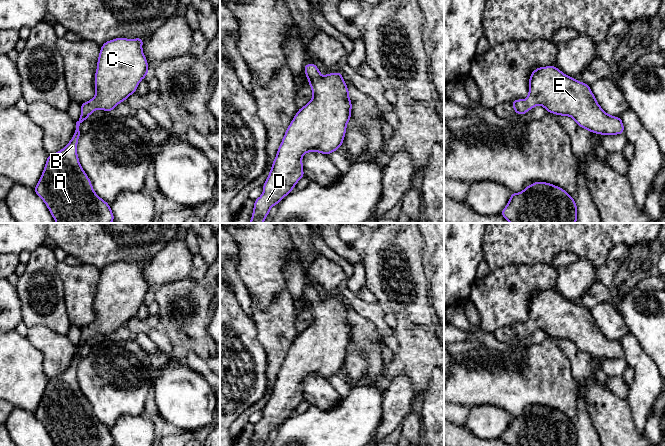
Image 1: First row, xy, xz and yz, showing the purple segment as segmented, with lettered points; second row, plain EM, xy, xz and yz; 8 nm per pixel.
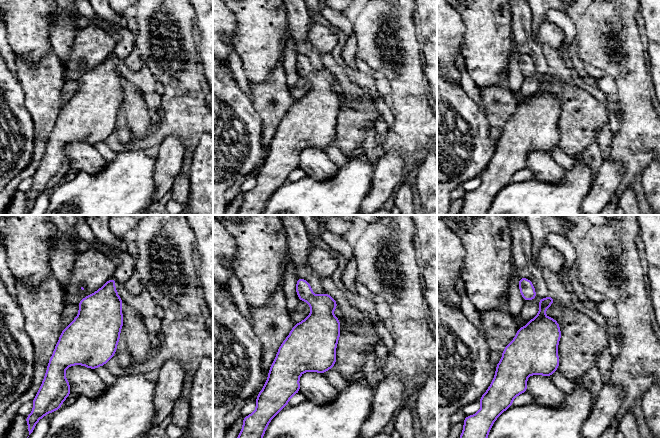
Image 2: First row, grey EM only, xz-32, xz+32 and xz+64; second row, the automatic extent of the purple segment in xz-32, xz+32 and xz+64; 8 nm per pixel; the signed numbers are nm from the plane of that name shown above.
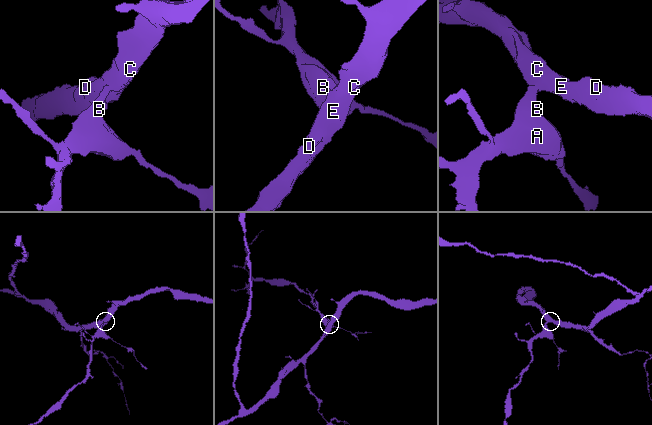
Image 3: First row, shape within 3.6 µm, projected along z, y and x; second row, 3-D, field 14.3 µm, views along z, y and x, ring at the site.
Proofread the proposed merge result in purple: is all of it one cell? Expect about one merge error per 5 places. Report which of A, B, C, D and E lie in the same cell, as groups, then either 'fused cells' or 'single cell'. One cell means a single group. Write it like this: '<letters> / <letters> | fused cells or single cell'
A B C D E | single cell

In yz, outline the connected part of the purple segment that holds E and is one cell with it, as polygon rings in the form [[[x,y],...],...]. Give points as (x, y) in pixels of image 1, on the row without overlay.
[[[556,290],[535,293],[529,302],[528,321],[511,327],[518,339],[541,329],[549,337],[572,341],[578,350],[592,357],[624,358],[621,341],[607,338],[597,327],[589,309],[565,299]]]

